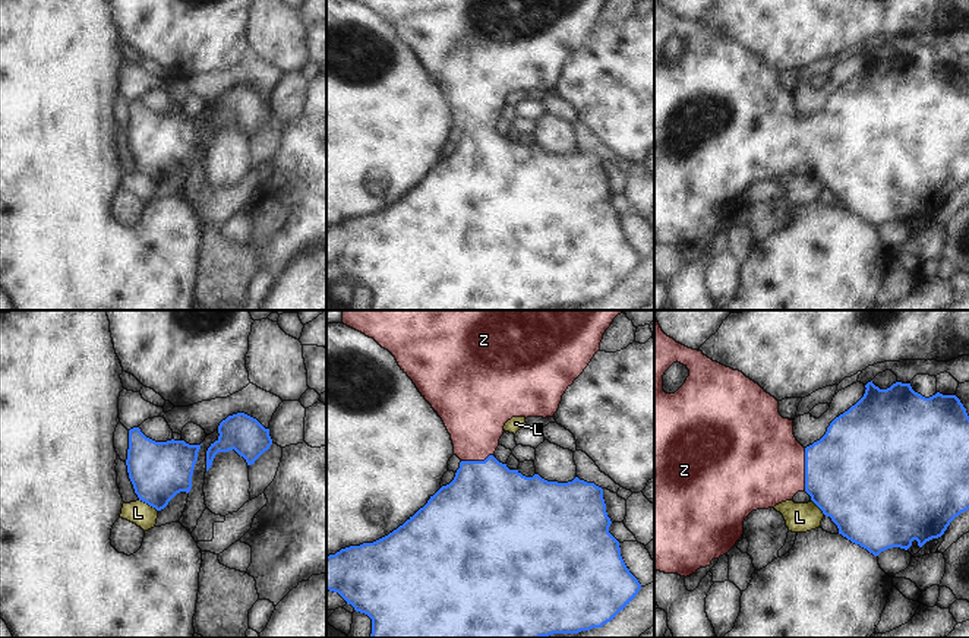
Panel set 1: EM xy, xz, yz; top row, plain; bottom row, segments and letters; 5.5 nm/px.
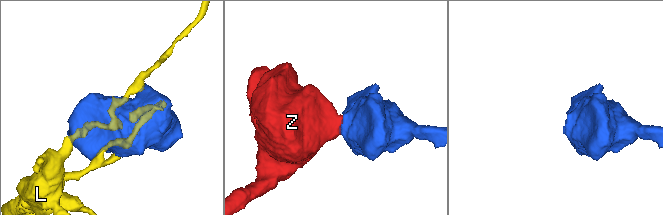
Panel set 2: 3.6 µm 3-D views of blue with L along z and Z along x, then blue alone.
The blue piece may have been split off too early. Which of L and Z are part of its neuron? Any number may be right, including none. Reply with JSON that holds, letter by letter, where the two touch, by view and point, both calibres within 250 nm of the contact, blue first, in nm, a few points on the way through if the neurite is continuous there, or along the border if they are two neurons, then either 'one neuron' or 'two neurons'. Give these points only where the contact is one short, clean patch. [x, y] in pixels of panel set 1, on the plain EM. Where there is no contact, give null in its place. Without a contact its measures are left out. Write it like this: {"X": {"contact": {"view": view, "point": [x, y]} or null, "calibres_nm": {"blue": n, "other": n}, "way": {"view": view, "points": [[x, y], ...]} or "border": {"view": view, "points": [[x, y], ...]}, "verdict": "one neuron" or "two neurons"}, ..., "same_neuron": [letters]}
{"L": {"contact": {"view": "xy", "point": [148, 176]}, "calibres_nm": {"blue": 320, "other": 130}, "verdict": "two neurons"}, "Z": {"contact": {"view": "yz", "point": [805, 142]}, "calibres_nm": {"blue": 500, "other": 480}, "way": {"view": "yz", "points": [[851, 145], [805, 142], [761, 136]]}, "verdict": "one neuron"}, "same_neuron": ["Z"]}

